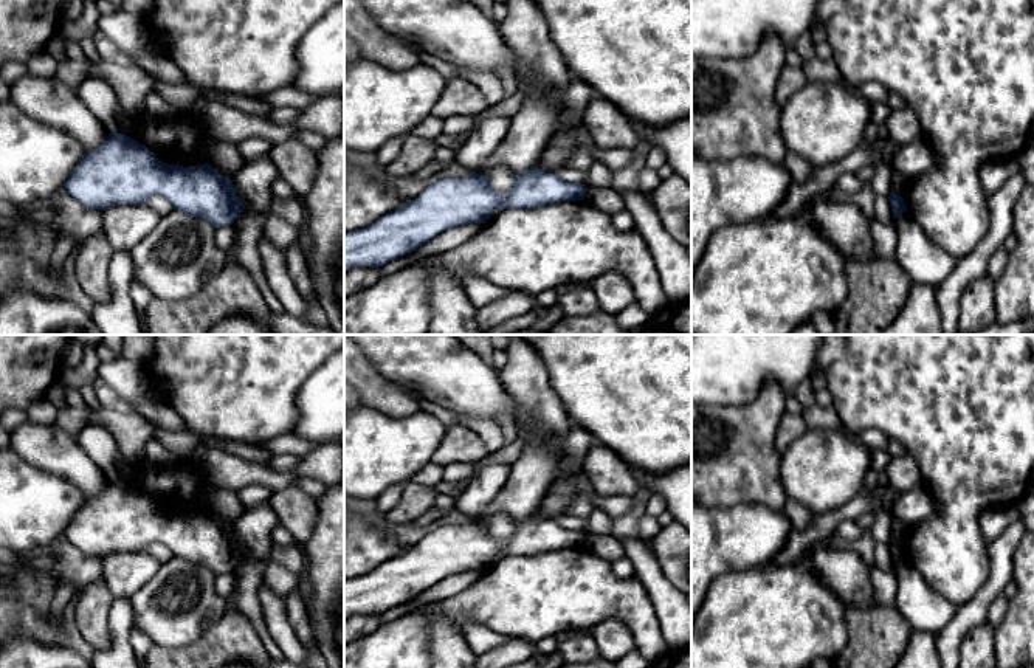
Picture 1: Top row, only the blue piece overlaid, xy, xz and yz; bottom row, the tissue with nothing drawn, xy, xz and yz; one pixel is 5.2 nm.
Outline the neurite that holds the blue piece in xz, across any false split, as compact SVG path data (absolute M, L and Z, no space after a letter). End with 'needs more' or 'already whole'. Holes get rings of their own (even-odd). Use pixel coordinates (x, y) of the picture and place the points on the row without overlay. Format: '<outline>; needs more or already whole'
M535 513L510 524L512 536L507 544L502 544L491 533L490 524L476 519L460 525L440 525L426 533L415 546L406 549L405 553L388 560L372 572L344 580L344 620L355 614L383 614L409 601L446 577L468 570L485 570L498 556L532 556L584 547L586 542L584 532L564 529L553 519L544 519Z; already whole

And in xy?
M110 480L102 493L85 499L64 535L81 552L101 558L118 552L141 552L161 542L174 556L203 566L214 575L233 572L245 556L233 527L220 522L209 510L188 515L166 511L146 493L122 480Z; already whole

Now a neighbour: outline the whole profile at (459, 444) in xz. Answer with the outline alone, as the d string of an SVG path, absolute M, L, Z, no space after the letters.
M457 423L446 428L446 434L433 456L433 462L442 467L454 462L476 463L487 454L484 442L471 429Z

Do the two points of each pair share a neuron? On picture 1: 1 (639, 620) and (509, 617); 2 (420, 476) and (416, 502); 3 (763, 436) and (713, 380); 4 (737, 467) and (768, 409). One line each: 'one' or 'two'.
1: one
2: two
3: two
4: one

